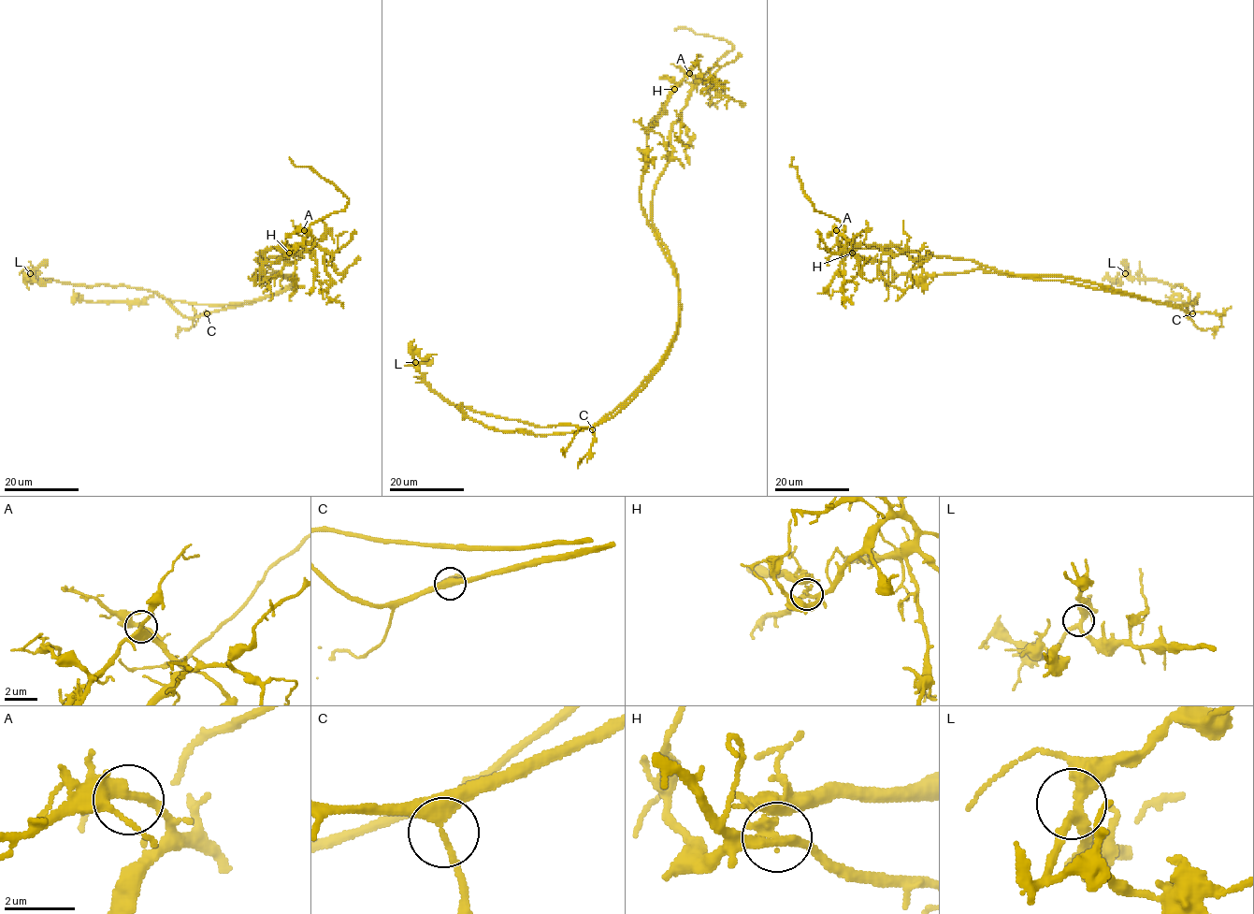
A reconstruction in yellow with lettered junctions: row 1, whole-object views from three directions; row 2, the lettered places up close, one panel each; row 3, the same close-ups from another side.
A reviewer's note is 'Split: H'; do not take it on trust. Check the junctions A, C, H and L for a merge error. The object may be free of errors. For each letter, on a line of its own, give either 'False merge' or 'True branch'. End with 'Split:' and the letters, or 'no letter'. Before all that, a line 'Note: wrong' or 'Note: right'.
Note: right
A: True branch
C: True branch
H: False merge
L: True branch
Split: H

